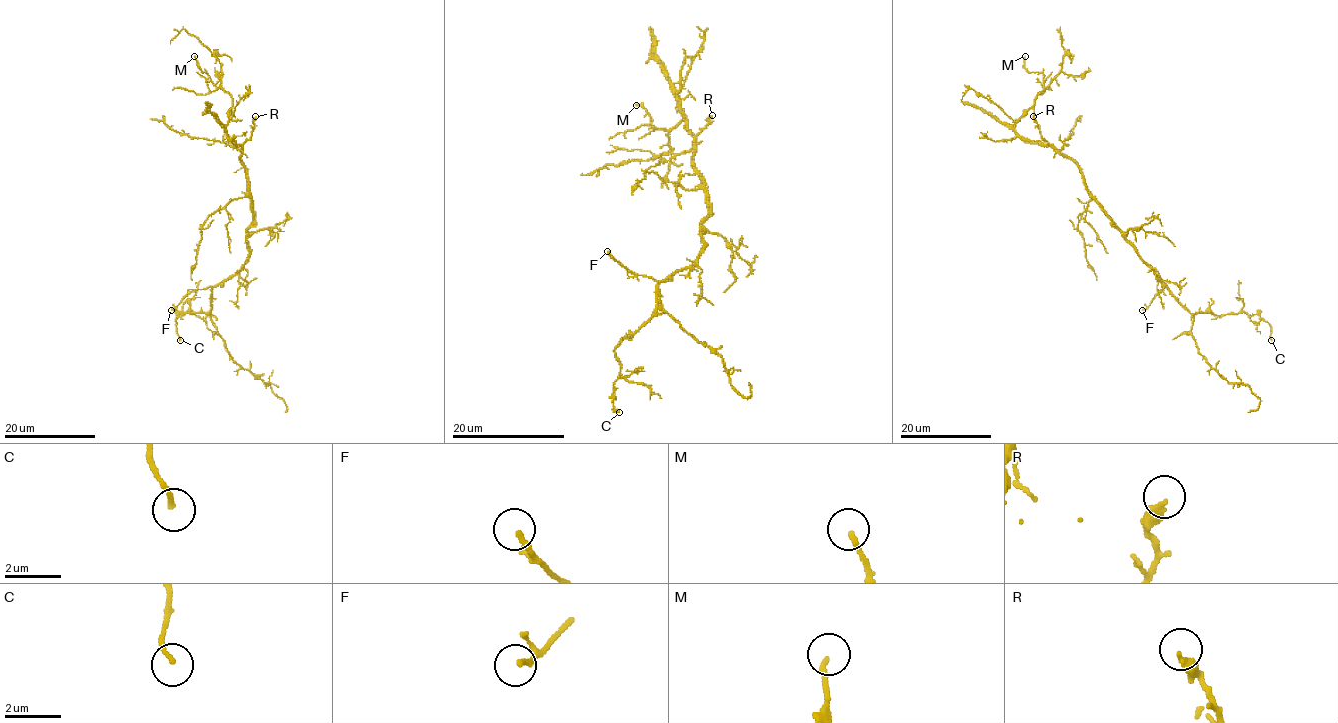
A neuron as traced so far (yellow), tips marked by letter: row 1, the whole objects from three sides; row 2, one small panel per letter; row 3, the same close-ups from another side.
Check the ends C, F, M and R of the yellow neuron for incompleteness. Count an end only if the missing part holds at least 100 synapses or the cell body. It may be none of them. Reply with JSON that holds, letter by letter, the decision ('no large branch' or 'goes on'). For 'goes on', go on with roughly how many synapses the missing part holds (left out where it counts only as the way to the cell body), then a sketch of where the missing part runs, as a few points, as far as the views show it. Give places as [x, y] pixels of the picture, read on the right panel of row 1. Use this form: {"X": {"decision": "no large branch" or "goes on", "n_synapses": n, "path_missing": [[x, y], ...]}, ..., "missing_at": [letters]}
{"C": {"decision": "no large branch"}, "F": {"decision": "no large branch"}, "M": {"decision": "no large branch"}, "R": {"decision": "no large branch"}, "missing_at": []}

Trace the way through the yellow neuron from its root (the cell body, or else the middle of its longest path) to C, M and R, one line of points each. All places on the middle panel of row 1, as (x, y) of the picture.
C: (708, 216), (703, 251), (658, 285), (654, 316), (614, 348), (620, 375), (613, 411), (619, 412)
M: (708, 216), (677, 94), (682, 118), (668, 129), (653, 128), (636, 105)
R: (708, 216), (708, 192), (701, 175), (694, 168), (694, 139), (712, 115)

